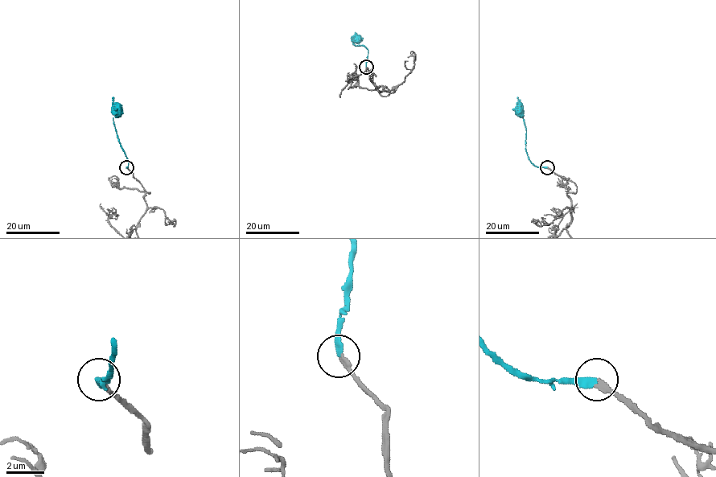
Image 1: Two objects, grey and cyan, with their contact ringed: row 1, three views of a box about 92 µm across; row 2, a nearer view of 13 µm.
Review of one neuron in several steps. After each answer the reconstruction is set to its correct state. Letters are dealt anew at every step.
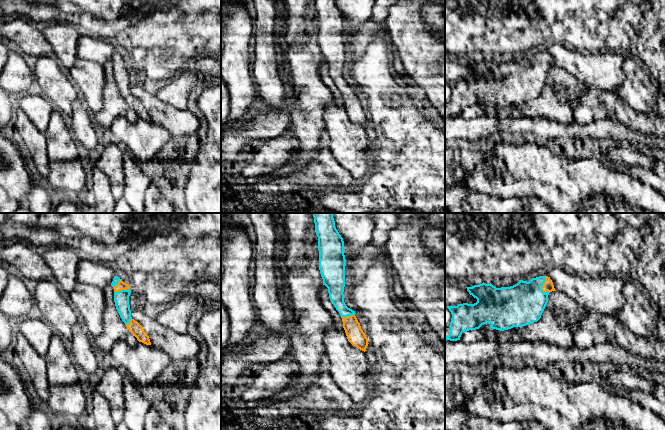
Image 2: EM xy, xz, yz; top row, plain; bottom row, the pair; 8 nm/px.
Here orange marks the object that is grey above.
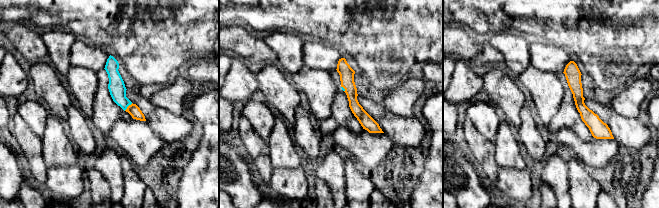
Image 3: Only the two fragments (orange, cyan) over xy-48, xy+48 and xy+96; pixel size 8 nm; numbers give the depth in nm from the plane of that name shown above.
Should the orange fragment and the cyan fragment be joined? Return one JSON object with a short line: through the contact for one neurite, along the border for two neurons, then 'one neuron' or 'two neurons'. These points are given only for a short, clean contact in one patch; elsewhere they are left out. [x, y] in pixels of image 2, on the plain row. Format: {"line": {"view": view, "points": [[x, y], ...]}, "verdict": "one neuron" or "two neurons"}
{"verdict": "one neuron"}

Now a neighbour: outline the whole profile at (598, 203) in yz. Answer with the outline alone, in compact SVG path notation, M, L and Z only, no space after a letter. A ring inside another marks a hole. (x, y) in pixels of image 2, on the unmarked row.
M596 194L582 203L578 213L652 213L647 210L635 209L633 206L616 202Z

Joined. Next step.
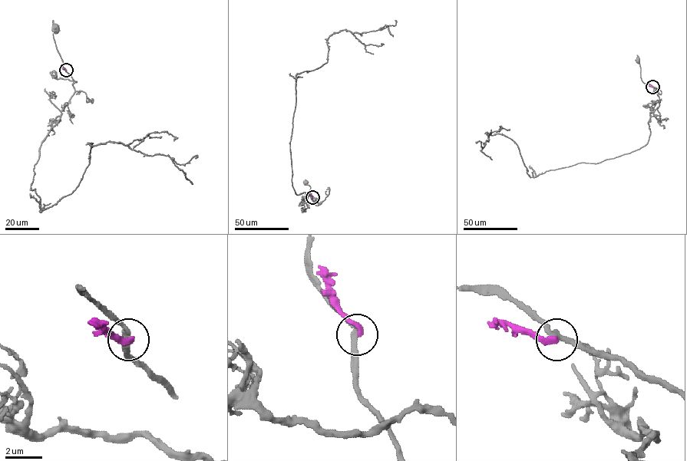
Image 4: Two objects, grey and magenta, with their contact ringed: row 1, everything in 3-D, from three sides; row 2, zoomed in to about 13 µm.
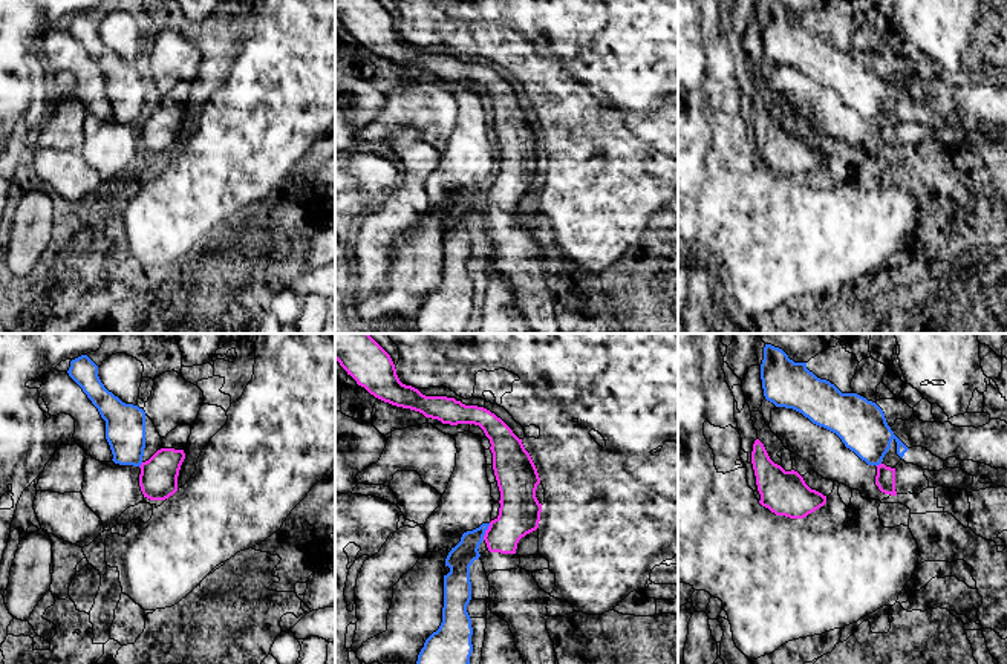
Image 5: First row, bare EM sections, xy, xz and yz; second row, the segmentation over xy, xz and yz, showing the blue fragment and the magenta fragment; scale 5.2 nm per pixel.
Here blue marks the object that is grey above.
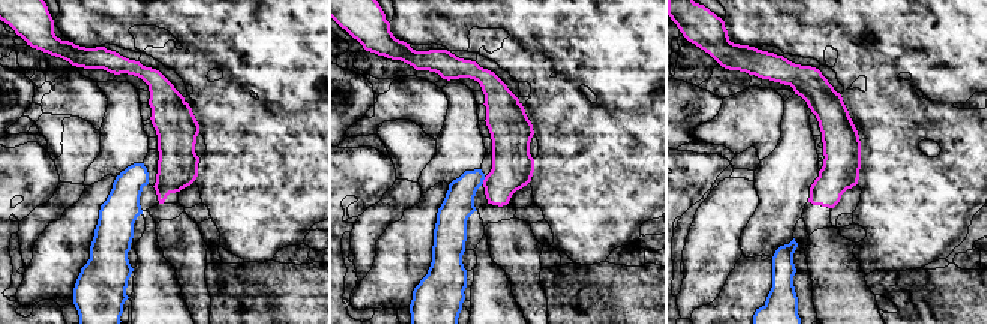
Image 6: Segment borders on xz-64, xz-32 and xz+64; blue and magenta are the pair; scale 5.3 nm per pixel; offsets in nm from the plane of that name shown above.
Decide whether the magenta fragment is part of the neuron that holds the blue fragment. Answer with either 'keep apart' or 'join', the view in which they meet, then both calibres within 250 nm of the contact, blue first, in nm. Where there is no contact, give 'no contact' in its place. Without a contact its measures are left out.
keep apart | xz | 140/220 nm

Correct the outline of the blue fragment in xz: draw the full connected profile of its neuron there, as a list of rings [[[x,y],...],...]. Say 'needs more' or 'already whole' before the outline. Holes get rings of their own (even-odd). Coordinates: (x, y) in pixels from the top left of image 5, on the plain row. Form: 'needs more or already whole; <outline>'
already whole; [[[482,181],[479,185],[464,190],[461,199],[451,205],[445,216],[445,223],[450,225],[450,229],[444,233],[442,280],[439,286],[425,297],[418,312],[415,324],[416,334],[467,334],[468,330],[467,324],[473,309],[473,285],[467,269],[467,263],[471,257],[470,223],[481,214],[477,207],[488,184],[490,181]]]

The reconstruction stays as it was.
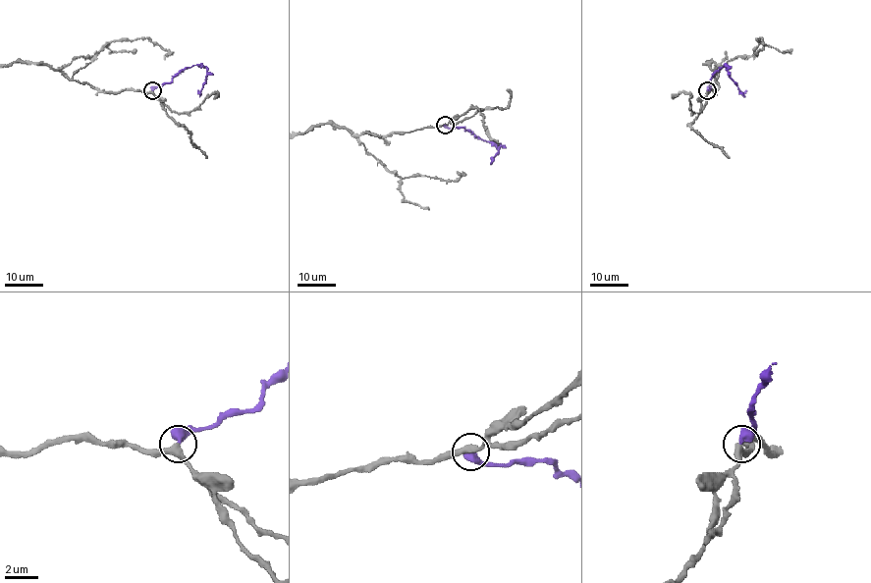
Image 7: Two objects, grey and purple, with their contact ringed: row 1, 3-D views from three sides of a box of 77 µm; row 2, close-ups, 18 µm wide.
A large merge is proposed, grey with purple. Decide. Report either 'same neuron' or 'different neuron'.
same neuron

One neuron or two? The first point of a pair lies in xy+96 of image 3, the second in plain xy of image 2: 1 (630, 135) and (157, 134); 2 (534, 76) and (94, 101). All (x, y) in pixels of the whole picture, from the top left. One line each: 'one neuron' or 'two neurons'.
1: two neurons
2: one neuron

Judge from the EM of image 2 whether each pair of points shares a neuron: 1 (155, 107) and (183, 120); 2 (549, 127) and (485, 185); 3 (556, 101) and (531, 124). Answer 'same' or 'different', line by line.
1: same
2: different
3: different

